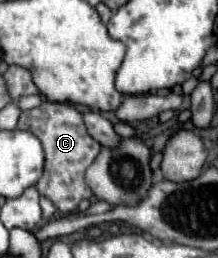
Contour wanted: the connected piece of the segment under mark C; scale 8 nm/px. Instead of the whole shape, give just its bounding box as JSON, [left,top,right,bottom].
[18,101,102,213]

